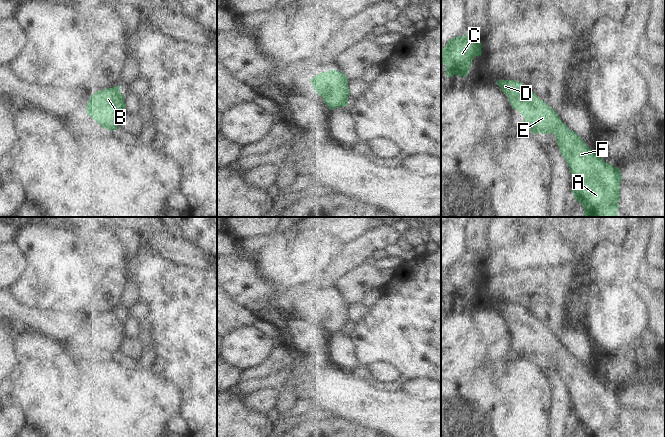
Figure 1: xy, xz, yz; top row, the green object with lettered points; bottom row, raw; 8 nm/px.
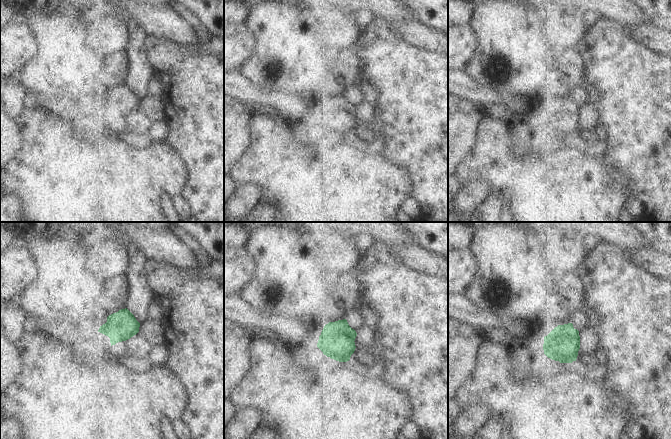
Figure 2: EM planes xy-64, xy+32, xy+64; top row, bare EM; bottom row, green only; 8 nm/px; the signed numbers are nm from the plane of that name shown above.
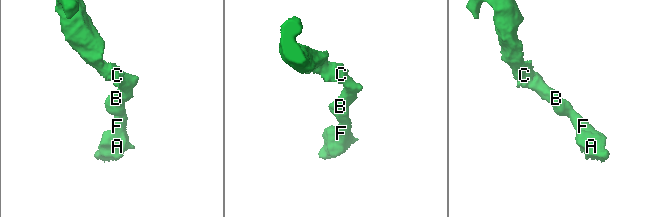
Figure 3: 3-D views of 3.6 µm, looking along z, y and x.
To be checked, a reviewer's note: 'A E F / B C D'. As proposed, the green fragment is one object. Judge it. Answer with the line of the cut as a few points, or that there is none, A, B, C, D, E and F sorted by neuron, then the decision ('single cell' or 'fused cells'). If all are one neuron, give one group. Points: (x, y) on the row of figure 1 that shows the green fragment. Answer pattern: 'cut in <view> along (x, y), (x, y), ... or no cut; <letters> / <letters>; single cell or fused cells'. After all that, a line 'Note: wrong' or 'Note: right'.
no cut; A B C D E F; single cell
Note: wrong

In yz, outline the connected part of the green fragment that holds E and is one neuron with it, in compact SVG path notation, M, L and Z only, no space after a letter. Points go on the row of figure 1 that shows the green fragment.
M498 80L496 84L507 95L511 107L523 116L522 125L533 134L552 133L555 136L561 156L565 159L572 176L572 193L584 209L584 217L618 217L620 168L606 163L596 155L584 141L569 130L558 114L546 102L540 100L528 87L518 81Z

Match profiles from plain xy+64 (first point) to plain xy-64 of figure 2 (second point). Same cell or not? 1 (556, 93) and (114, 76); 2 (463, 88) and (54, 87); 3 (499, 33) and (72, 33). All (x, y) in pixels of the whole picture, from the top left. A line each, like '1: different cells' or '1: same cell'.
1: same cell
2: different cells
3: same cell

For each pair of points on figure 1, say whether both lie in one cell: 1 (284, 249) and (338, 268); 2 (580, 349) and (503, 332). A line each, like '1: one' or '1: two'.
1: two
2: two

